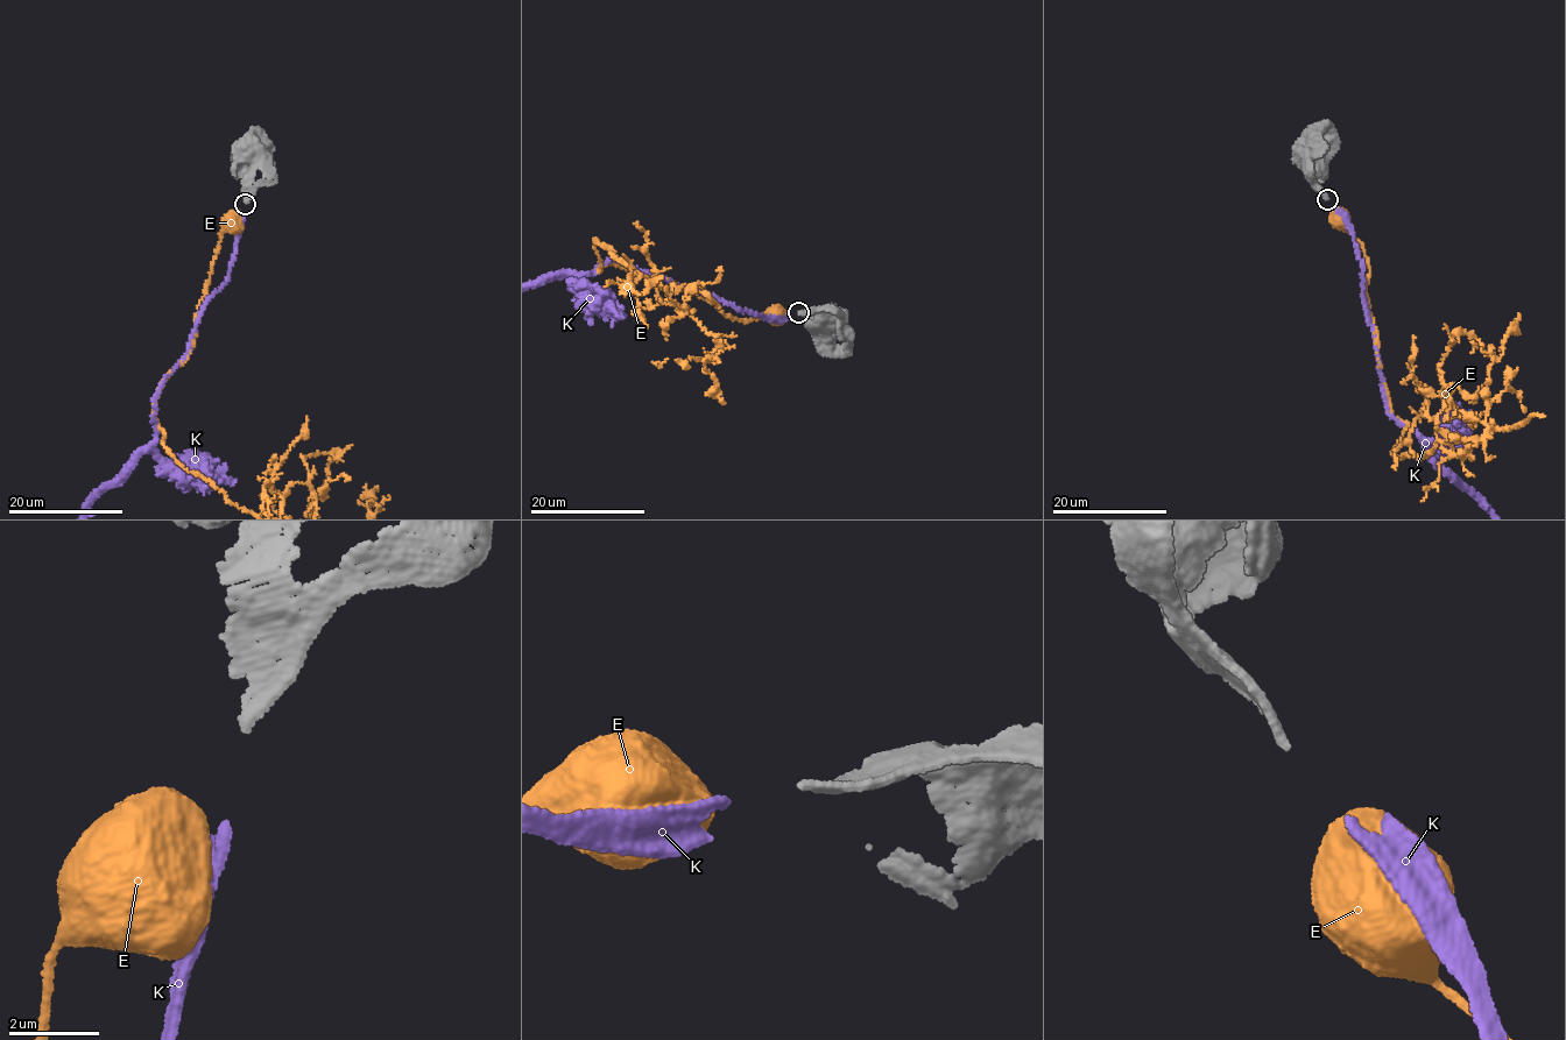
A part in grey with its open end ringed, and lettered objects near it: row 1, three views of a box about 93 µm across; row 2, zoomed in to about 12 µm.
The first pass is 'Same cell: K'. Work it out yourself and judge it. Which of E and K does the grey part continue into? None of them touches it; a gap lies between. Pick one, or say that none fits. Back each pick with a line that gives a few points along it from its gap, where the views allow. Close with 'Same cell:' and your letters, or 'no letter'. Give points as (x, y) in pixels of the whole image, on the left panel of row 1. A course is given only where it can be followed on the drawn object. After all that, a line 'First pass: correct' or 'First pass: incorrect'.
Same cell: K
First pass: correct

